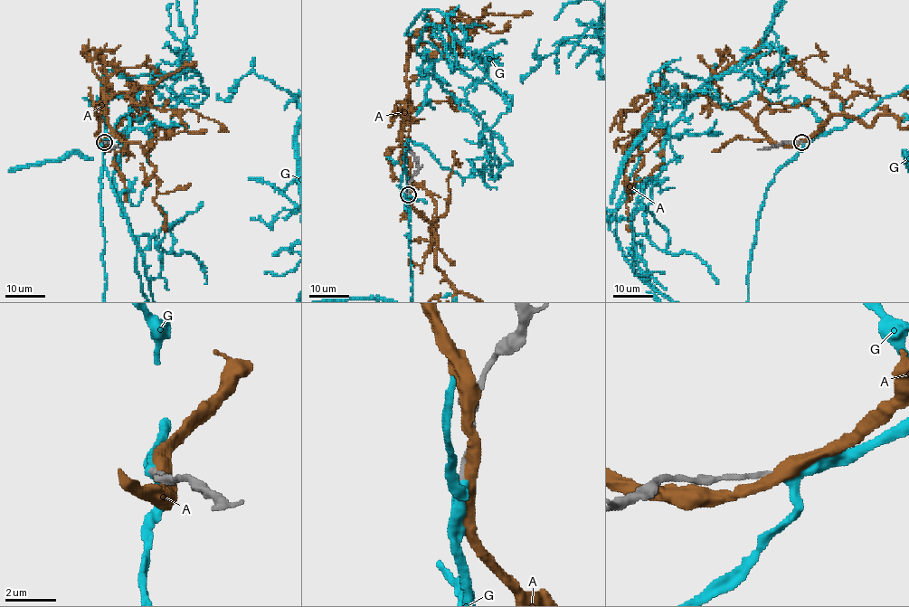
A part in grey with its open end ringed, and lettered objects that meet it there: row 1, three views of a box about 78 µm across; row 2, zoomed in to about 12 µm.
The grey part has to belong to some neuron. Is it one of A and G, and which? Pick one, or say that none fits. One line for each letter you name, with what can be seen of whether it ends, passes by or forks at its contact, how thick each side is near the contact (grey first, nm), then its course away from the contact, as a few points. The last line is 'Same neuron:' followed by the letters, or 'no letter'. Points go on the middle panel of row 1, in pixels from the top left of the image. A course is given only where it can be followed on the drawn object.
G: it passes by; calibres 240 and 360 nm
Same neuron: G

